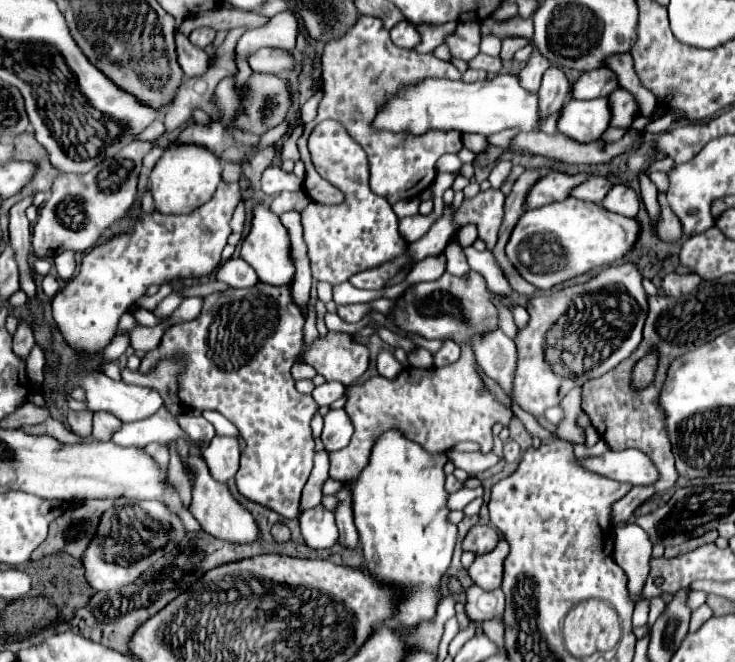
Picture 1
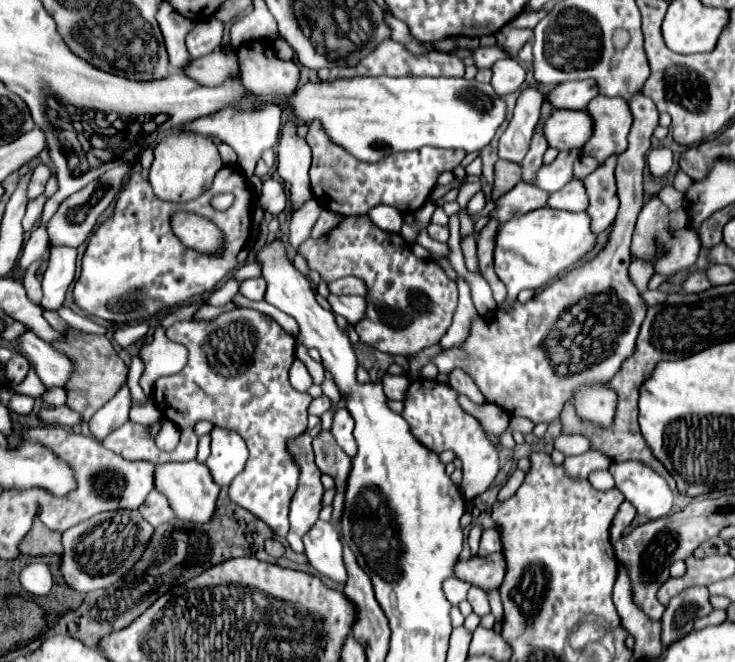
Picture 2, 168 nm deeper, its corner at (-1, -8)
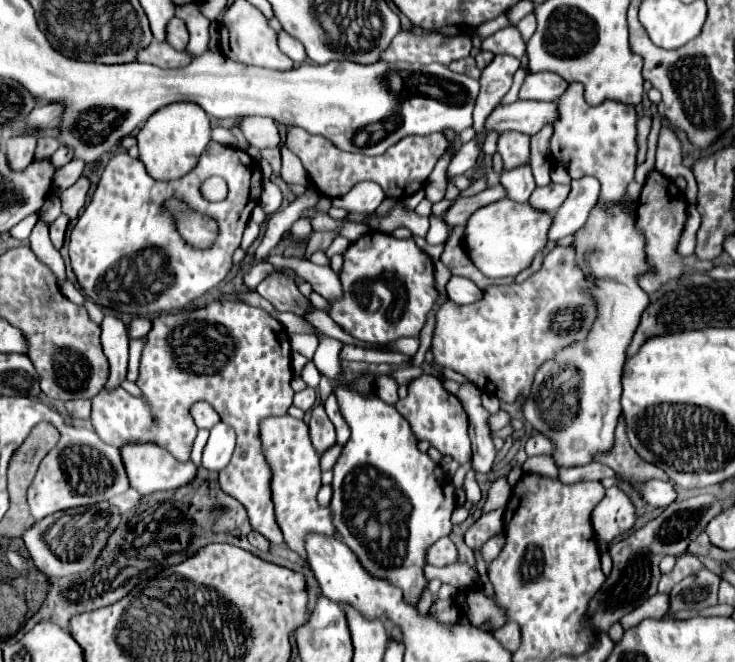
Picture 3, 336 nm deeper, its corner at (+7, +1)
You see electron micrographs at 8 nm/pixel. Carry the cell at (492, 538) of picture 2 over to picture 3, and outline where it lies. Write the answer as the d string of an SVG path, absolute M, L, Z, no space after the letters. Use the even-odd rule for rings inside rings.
M502 508L482 514L482 516L468 528L468 532L466 532L466 544L468 544L472 550L478 550L478 548L482 548L492 536L502 534L502 530L504 530L502 514L504 514Z

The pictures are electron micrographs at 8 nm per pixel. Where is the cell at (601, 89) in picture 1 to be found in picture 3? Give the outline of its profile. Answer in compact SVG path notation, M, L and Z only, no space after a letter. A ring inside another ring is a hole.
M538 72L528 74L522 88L520 88L520 100L546 100L556 102L568 90L570 82L560 78L560 74L554 72Z

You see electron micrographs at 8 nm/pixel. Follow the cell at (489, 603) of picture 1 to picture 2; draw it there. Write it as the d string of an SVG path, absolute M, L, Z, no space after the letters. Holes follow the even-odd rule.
M470 587L470 591L468 591L468 601L470 601L470 605L472 605L472 609L474 609L476 615L484 617L486 613L490 613L488 595L486 595L484 589L480 589L480 587Z

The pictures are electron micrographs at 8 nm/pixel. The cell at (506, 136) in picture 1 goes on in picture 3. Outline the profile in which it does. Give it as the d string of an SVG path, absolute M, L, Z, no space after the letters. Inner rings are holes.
M502 132L496 144L496 152L504 160L504 170L516 168L530 160L530 136L520 132Z

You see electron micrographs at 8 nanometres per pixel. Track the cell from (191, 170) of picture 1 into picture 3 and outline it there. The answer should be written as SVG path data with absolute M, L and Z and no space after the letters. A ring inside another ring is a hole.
M192 104L166 106L164 110L158 110L156 114L152 114L152 118L148 118L148 122L136 134L136 138L140 148L140 160L144 162L148 174L160 182L178 180L196 168L198 158L208 148L212 140L210 120L204 114L204 110Z

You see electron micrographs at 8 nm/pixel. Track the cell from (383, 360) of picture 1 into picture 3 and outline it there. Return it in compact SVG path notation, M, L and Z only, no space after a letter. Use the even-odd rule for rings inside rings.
M382 374L382 376L376 376L376 394L388 402L388 404L396 404L398 402L398 384L392 376L388 374Z

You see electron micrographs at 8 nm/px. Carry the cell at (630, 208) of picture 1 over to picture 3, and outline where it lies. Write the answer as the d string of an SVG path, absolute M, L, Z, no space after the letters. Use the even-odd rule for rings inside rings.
M584 176L572 180L572 192L560 210L554 214L552 232L548 232L550 240L560 240L568 234L574 234L584 226L592 208L598 204L600 198L600 182L592 176Z

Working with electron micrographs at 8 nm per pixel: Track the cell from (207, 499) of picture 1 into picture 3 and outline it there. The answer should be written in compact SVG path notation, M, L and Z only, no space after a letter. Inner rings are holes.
M136 444L136 446L124 446L122 450L124 466L128 470L128 478L132 488L136 488L140 494L154 494L164 490L178 490L180 486L192 484L198 476L198 466L194 462L178 462L168 450L156 446L156 444Z

